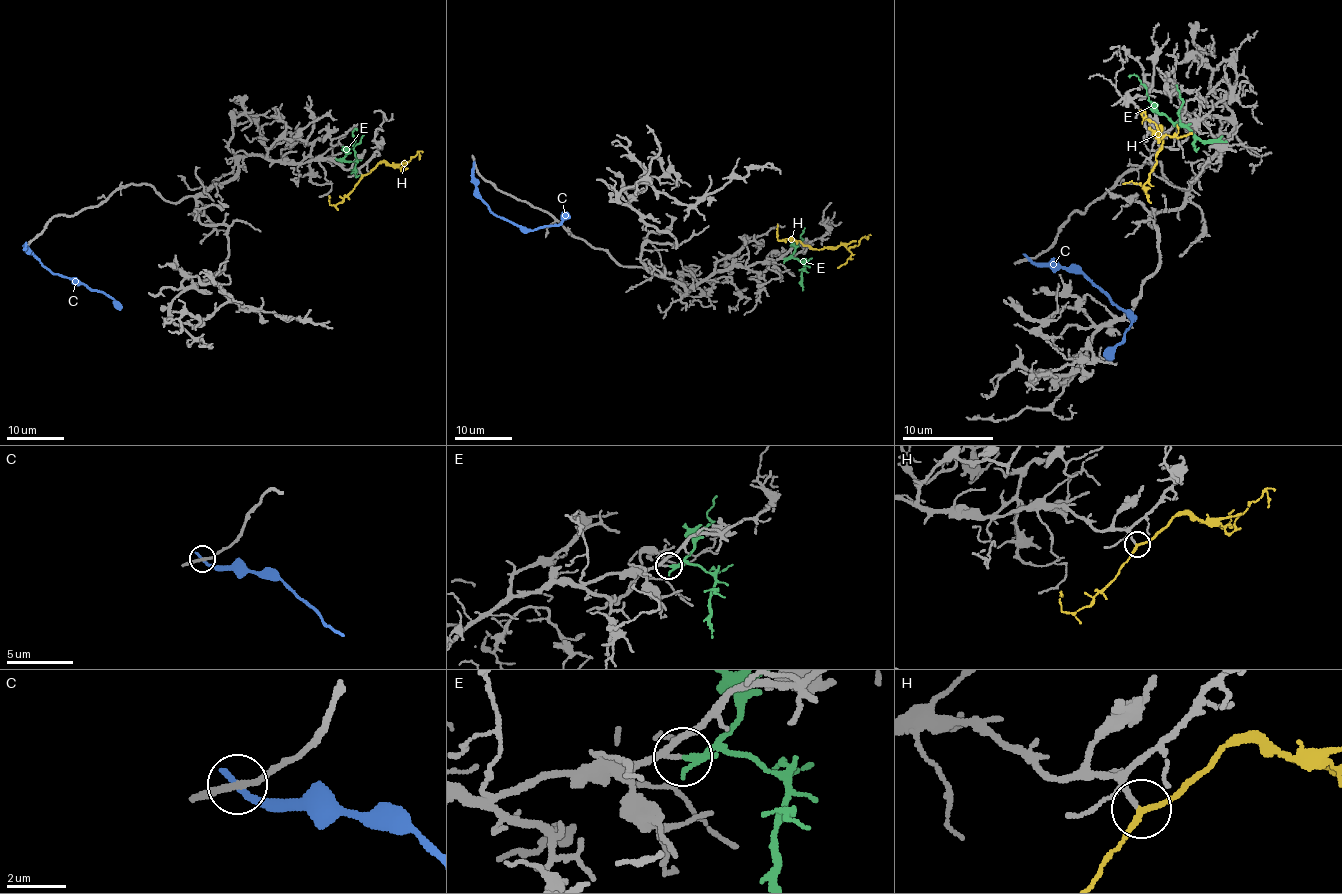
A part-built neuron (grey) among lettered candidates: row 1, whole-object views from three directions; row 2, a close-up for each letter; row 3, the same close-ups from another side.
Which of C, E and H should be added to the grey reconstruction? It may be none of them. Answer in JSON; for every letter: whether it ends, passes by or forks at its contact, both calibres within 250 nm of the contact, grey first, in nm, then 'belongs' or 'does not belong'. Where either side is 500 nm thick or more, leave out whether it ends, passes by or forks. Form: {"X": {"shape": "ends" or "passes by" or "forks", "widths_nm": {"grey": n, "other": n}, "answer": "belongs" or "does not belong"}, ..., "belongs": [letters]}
{"C": {"shape": "ends", "widths_nm": {"grey": 220, "other": 300}, "answer": "does not belong"}, "E": {"shape": "ends", "widths_nm": {"grey": 140, "other": 240}, "answer": "belongs"}, "H": {"shape": "passes by", "widths_nm": {"grey": 120, "other": 180}, "answer": "belongs"}, "belongs": ["E", "H"]}

